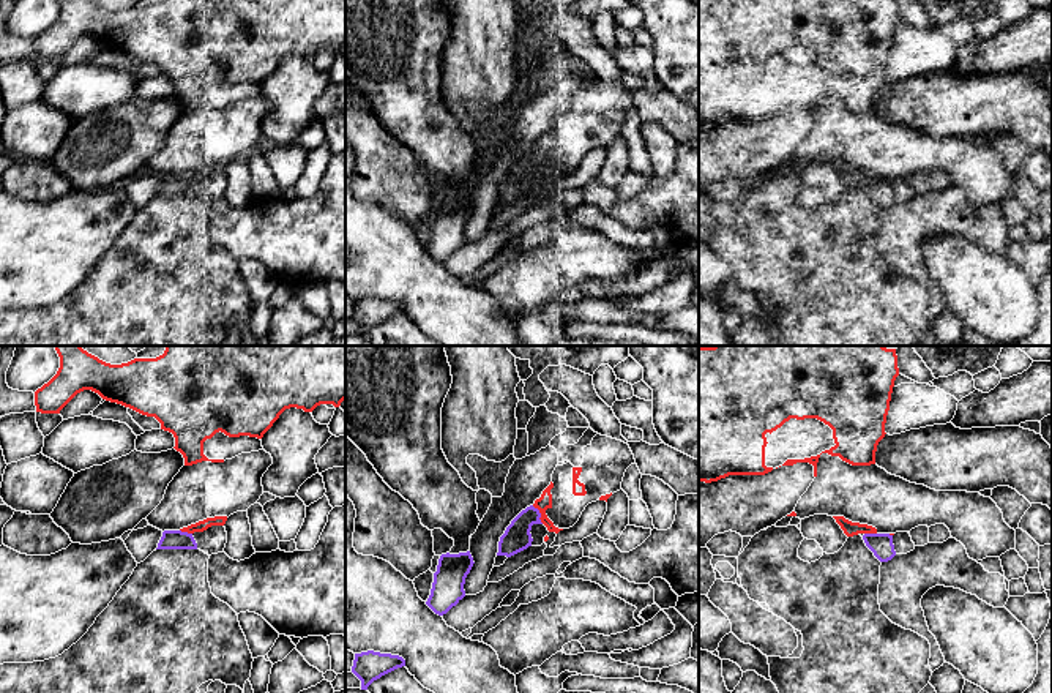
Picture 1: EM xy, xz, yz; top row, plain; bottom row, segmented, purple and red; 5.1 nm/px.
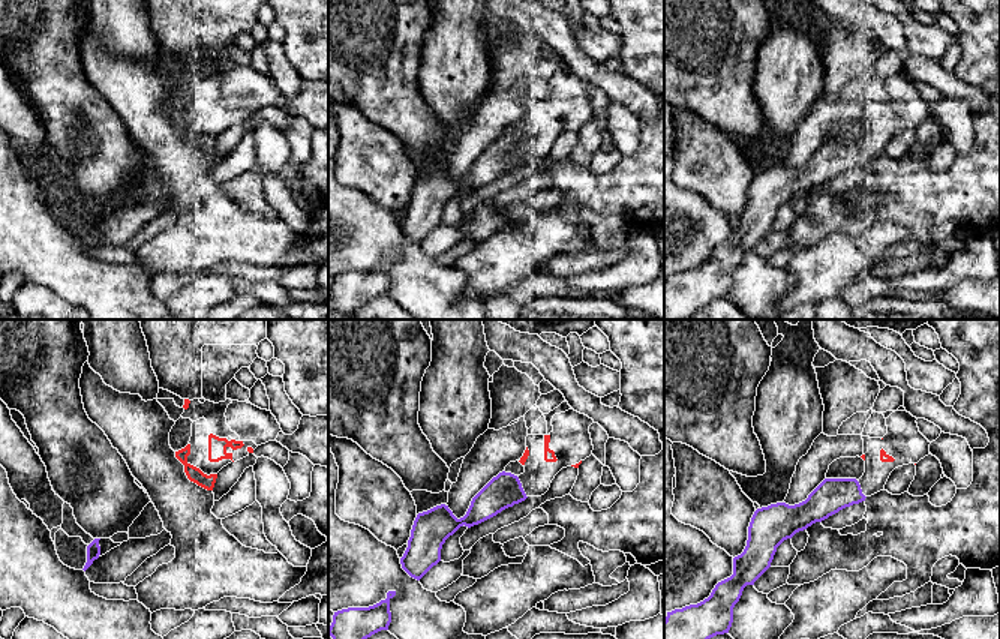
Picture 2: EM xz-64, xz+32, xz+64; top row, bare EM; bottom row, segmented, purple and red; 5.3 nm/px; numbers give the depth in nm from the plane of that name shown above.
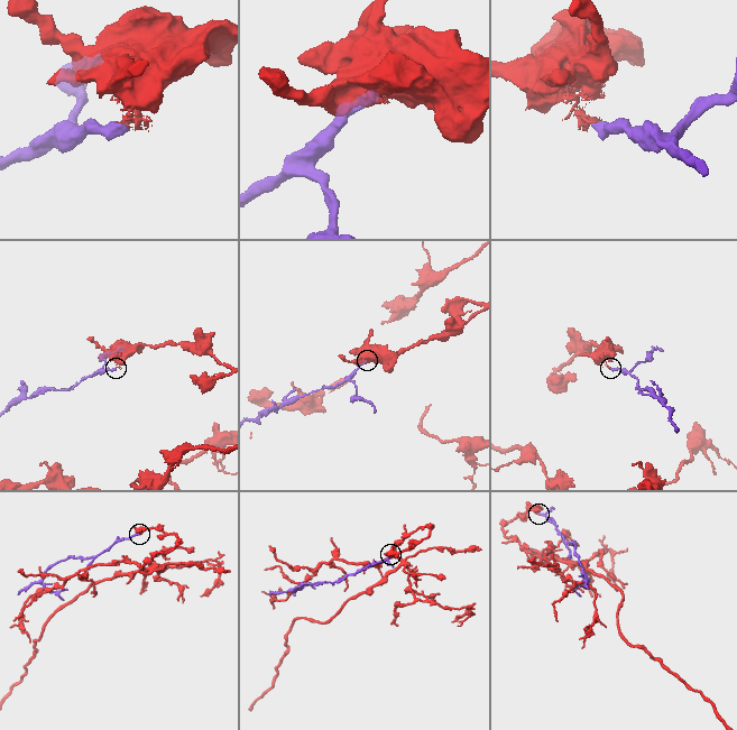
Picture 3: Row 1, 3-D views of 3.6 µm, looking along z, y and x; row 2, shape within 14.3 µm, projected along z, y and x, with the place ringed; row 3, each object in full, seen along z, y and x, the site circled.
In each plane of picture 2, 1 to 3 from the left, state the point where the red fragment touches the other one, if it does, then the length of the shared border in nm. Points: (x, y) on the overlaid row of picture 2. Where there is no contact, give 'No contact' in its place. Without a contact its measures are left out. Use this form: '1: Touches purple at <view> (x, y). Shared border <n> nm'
1: No contact
2: No contact
3: No contact

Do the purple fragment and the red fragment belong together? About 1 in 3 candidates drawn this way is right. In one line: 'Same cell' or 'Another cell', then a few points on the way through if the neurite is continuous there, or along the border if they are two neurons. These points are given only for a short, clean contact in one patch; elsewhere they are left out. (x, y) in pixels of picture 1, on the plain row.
Another cell

